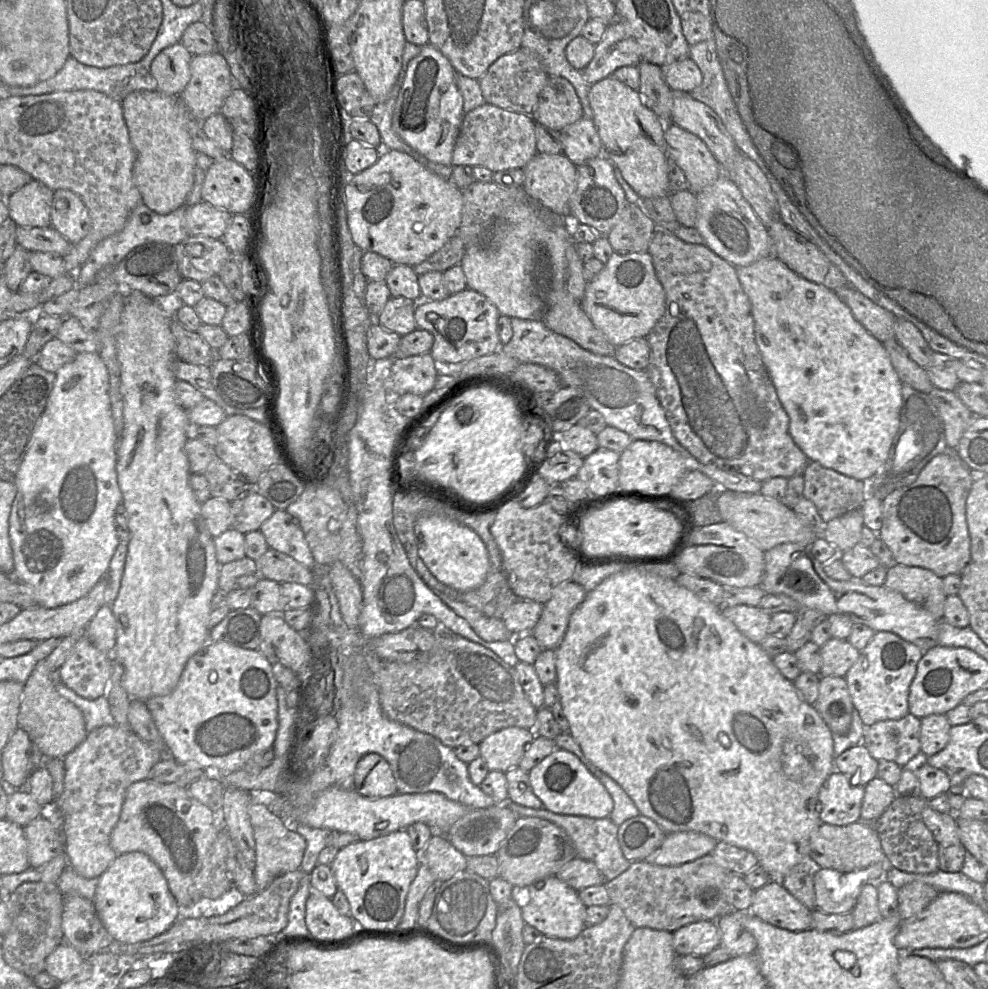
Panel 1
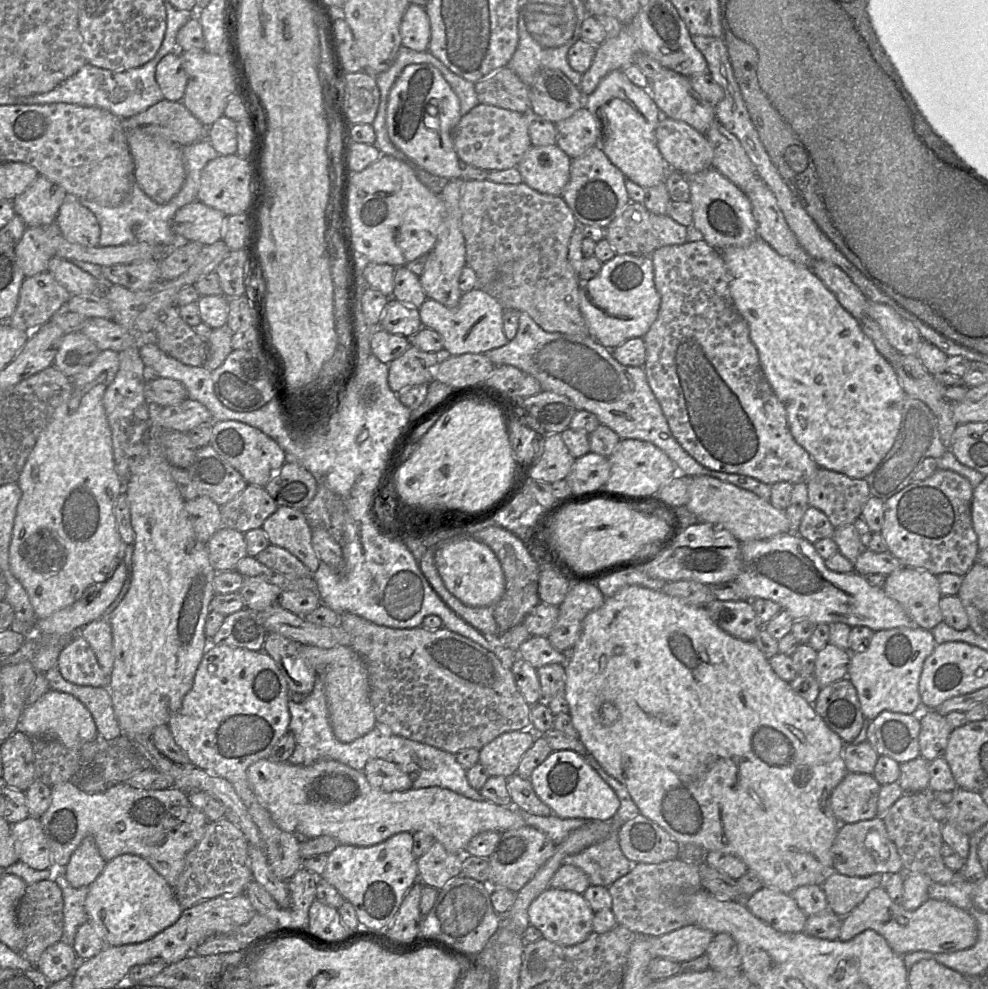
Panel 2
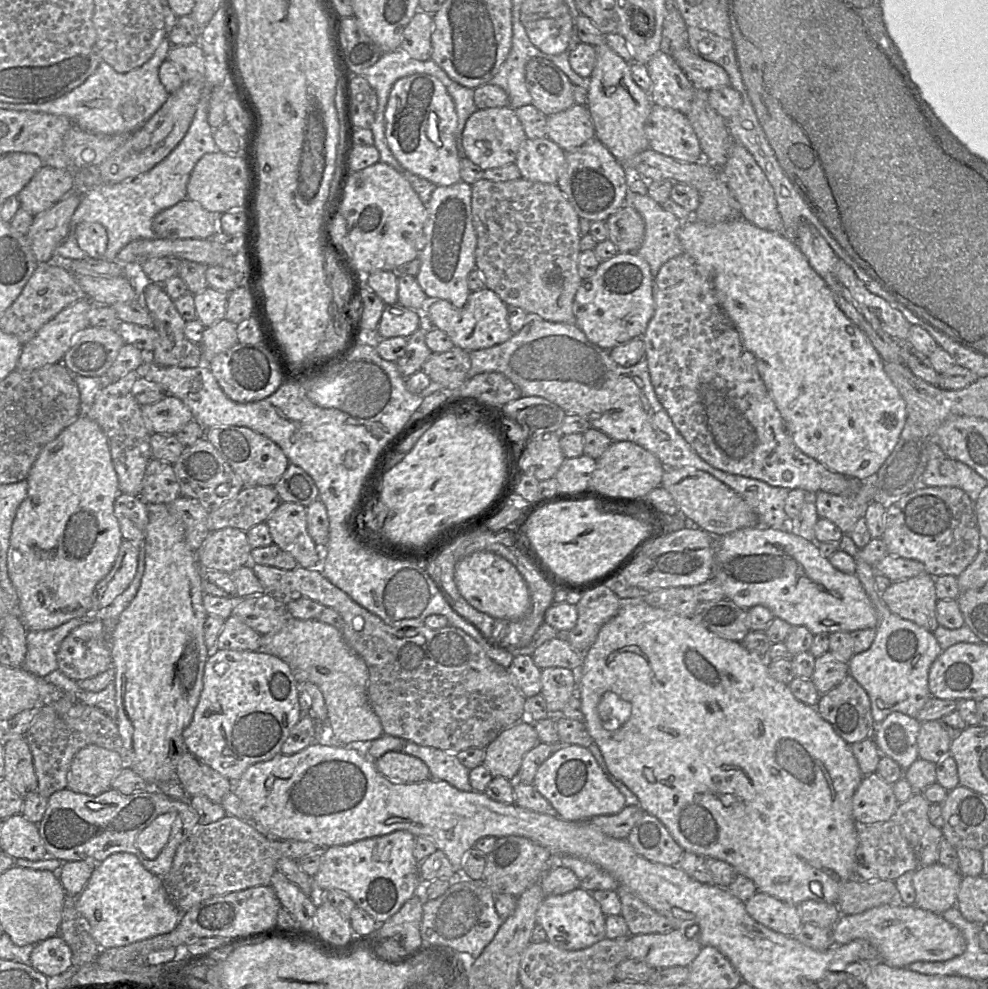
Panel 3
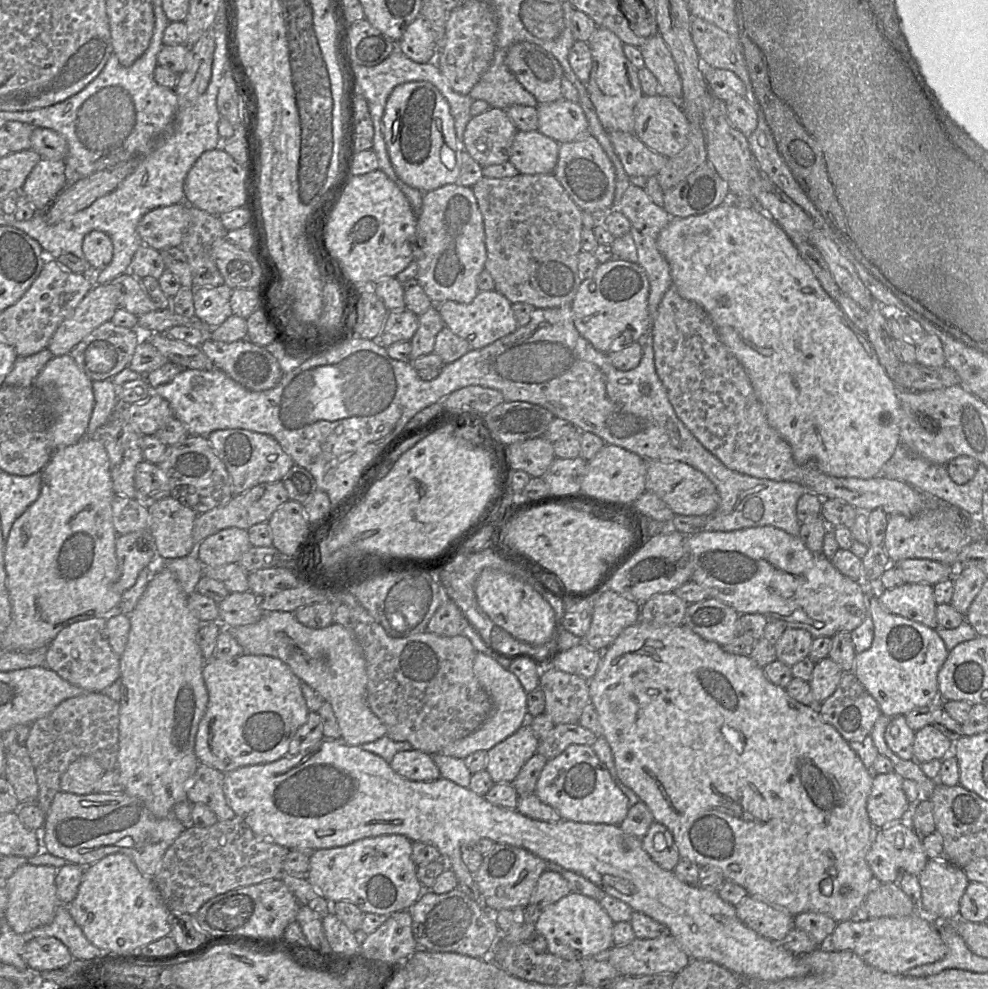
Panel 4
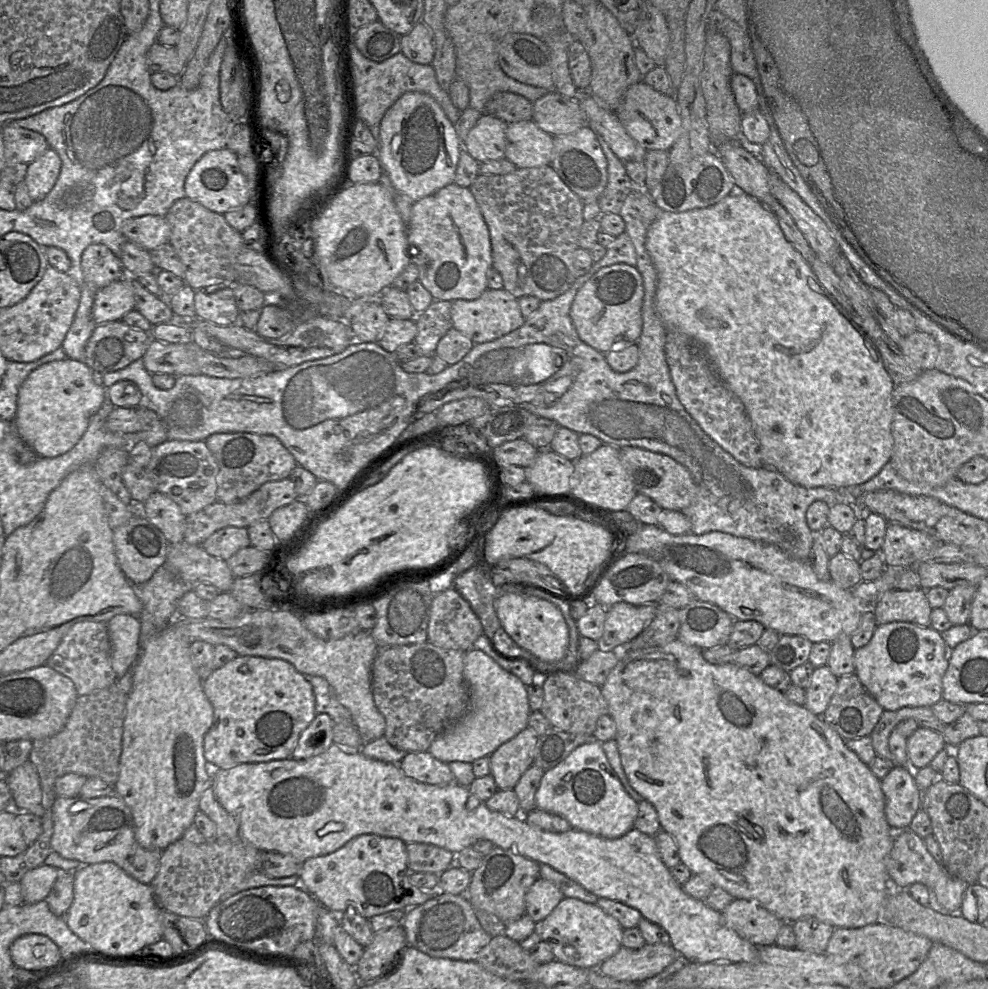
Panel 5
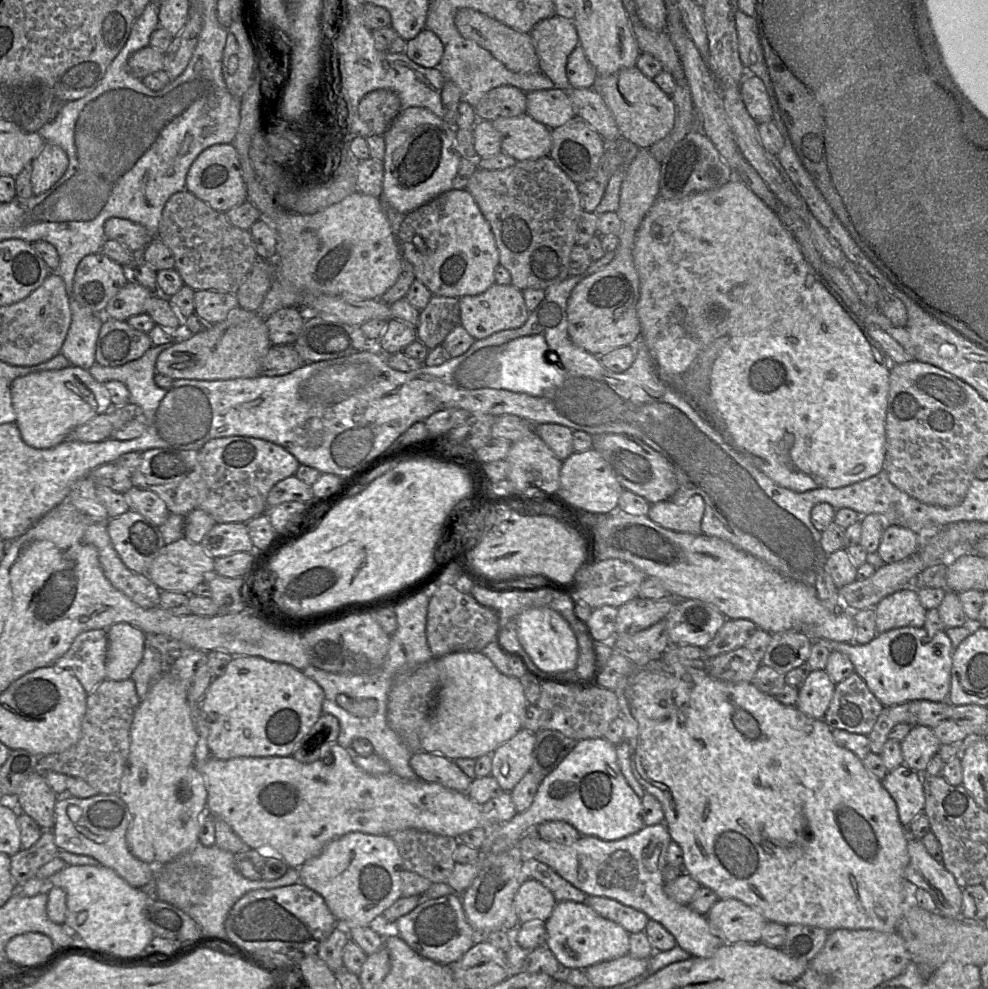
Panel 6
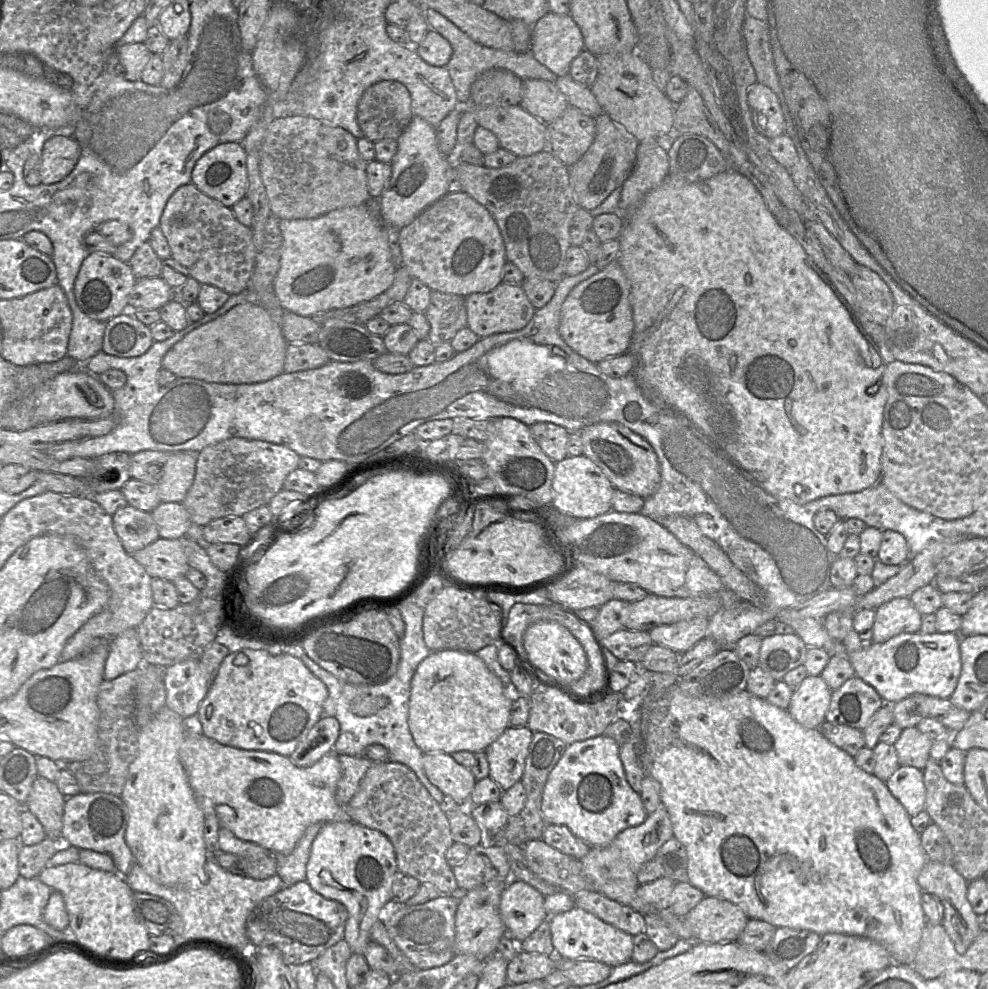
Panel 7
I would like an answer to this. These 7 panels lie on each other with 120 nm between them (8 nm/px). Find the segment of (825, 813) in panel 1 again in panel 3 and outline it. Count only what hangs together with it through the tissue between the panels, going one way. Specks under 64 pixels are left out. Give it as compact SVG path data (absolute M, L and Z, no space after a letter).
M876 772L863 777L852 799L857 824L869 825L891 820L898 805L893 784L885 782Z

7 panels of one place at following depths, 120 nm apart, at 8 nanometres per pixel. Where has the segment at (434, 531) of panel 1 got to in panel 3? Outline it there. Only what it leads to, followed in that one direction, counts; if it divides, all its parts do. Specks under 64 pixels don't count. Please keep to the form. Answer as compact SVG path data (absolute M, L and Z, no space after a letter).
M480 551L460 560L455 568L455 582L471 606L492 617L519 620L529 609L530 593L522 575L514 565L495 553Z

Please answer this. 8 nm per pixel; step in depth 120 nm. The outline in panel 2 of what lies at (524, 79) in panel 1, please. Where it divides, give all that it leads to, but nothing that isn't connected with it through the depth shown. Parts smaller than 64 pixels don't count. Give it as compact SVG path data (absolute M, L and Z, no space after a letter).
M507 66L475 84L480 103L525 113L531 109L530 87Z

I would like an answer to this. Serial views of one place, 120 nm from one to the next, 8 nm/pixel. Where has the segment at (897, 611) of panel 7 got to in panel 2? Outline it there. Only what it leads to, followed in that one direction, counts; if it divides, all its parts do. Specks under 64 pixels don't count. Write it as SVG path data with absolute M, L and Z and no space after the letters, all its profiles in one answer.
M901 567L886 576L883 590L900 604L915 626L930 631L943 621L938 578L930 572Z

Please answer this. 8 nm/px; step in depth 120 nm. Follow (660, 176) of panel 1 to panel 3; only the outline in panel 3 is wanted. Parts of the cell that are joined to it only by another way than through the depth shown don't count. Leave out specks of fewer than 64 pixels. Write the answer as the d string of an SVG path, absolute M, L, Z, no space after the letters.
M605 43L596 47L596 61L587 80L587 103L597 138L614 158L629 172L632 159L649 148L645 134L645 121L652 108L649 93L642 90L633 80L630 63L618 56Z

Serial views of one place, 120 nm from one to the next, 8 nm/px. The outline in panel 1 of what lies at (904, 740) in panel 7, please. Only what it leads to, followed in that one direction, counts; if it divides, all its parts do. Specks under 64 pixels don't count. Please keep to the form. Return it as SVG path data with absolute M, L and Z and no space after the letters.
M932 714L921 719L921 755L929 757L942 751L950 740L952 725L947 715Z

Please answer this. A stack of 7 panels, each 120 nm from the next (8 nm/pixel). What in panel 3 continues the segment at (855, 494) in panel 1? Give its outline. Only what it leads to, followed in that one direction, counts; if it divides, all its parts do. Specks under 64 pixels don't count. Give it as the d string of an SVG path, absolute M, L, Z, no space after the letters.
M823 491L815 494L819 518L833 522L844 535L849 535L857 521L865 516L870 503L866 497L848 497Z

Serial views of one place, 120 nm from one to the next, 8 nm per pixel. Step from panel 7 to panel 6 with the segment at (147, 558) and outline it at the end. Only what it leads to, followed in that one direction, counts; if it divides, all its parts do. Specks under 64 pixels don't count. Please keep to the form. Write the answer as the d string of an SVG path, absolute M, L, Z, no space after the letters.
M182 537L171 544L165 545L160 554L153 560L148 577L160 591L192 594L192 590L205 582L215 572L214 559L204 550L200 543L193 543Z

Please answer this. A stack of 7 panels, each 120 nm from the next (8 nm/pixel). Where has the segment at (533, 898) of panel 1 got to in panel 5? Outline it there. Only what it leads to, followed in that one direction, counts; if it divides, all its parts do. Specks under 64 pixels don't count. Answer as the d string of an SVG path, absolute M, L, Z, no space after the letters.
M564 897L545 919L536 924L539 937L550 945L554 960L578 968L596 969L622 947L623 928L619 922L596 904L576 898Z

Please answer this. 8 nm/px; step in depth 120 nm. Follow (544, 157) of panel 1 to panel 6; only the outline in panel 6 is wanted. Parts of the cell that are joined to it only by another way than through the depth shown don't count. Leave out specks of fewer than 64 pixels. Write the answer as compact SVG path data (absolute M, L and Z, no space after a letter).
M523 113L515 117L498 117L491 121L501 138L501 151L516 161L548 156L551 129Z

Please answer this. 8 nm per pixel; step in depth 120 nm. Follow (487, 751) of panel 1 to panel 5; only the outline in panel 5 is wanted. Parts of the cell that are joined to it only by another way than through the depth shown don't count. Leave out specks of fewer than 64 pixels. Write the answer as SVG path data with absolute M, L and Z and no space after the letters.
M526 727L489 756L490 775L498 789L514 789L521 776L534 763L537 741L538 736L529 727Z

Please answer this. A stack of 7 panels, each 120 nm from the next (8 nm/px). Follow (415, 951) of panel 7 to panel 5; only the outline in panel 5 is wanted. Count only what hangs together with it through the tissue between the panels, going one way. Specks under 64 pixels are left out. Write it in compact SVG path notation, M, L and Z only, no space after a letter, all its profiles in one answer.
M437 892L425 903L411 907L401 922L408 946L435 958L476 961L479 951L493 937L481 927L465 895Z

